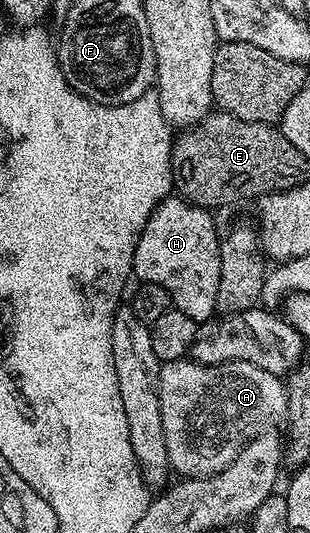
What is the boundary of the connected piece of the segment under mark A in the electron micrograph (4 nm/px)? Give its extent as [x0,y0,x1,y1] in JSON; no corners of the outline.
[158,358,289,480]

